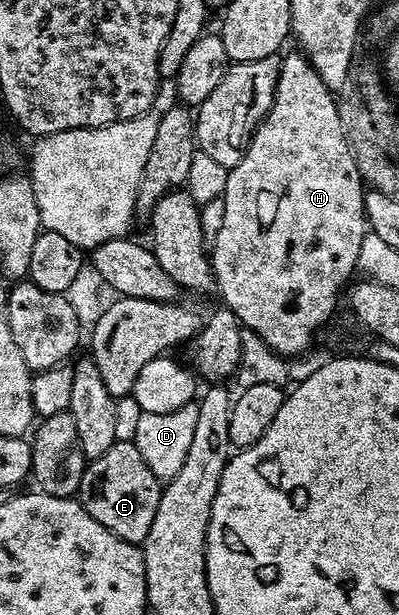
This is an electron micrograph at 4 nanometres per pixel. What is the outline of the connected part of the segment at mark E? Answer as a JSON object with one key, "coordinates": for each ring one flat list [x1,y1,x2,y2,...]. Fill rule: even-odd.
{"coordinates":[[117,440,106,454,87,461,78,499,90,518,102,522,106,530,126,542,143,545,146,534,150,534,150,522,154,522,154,513,158,511,161,491,162,483,142,458,138,446,132,440]]}

